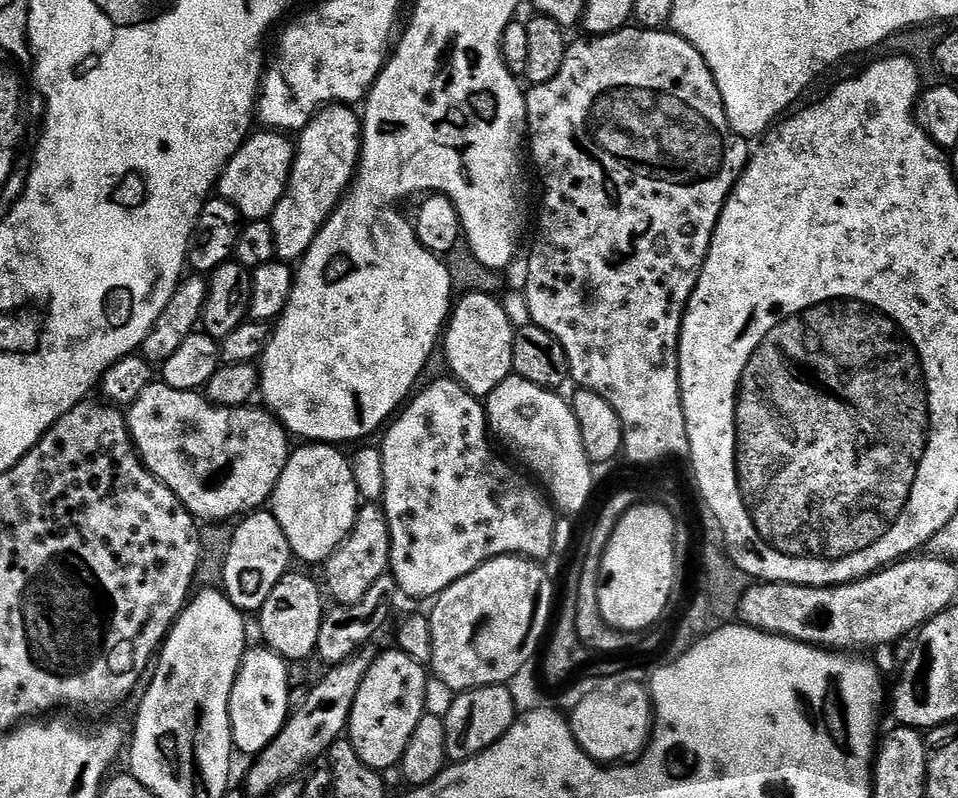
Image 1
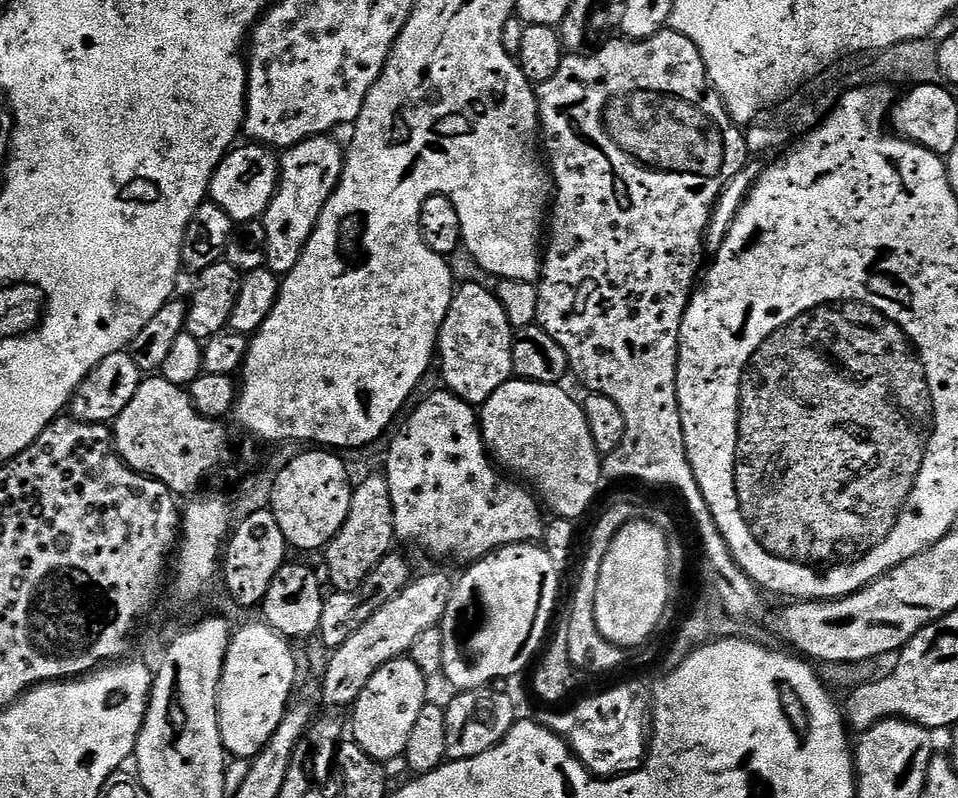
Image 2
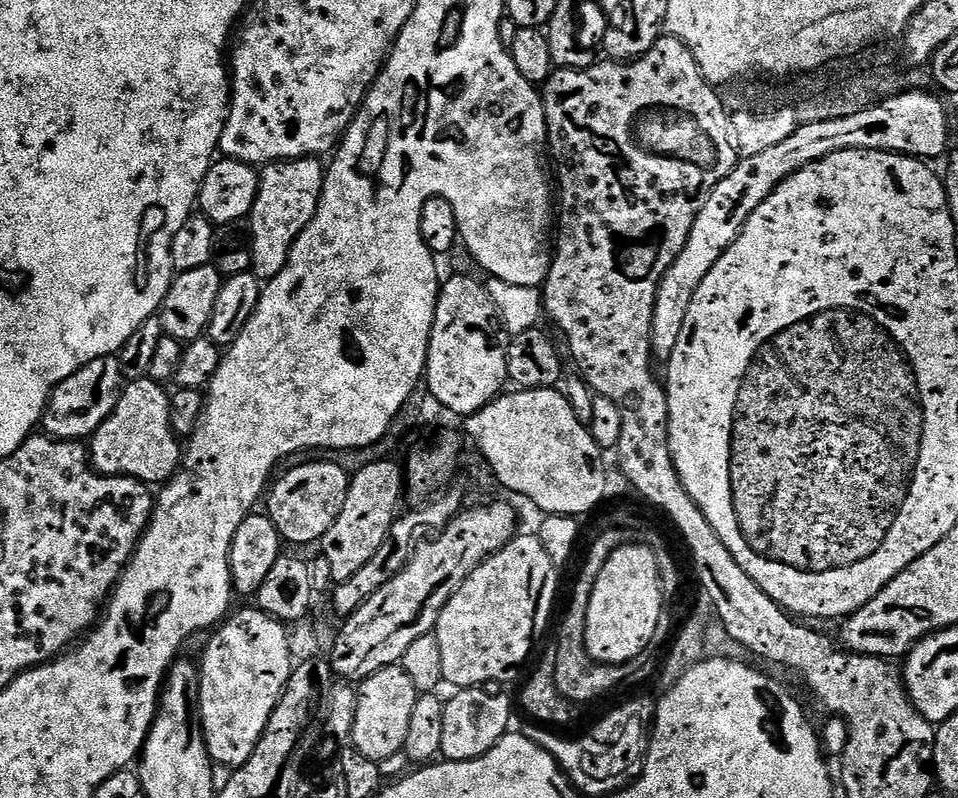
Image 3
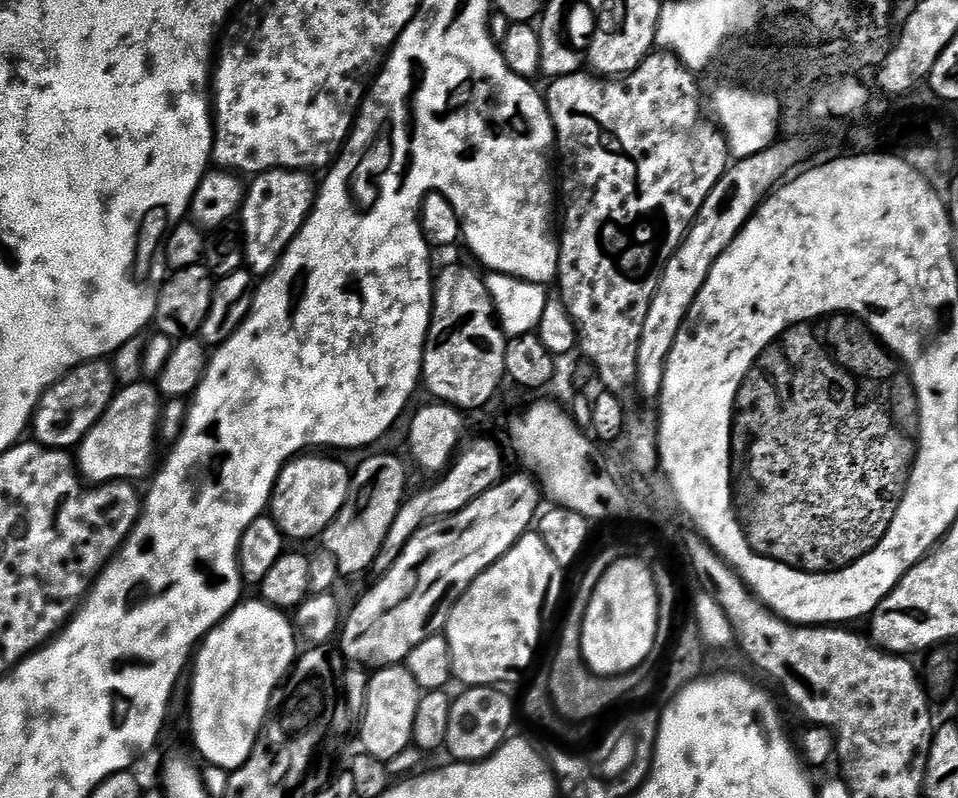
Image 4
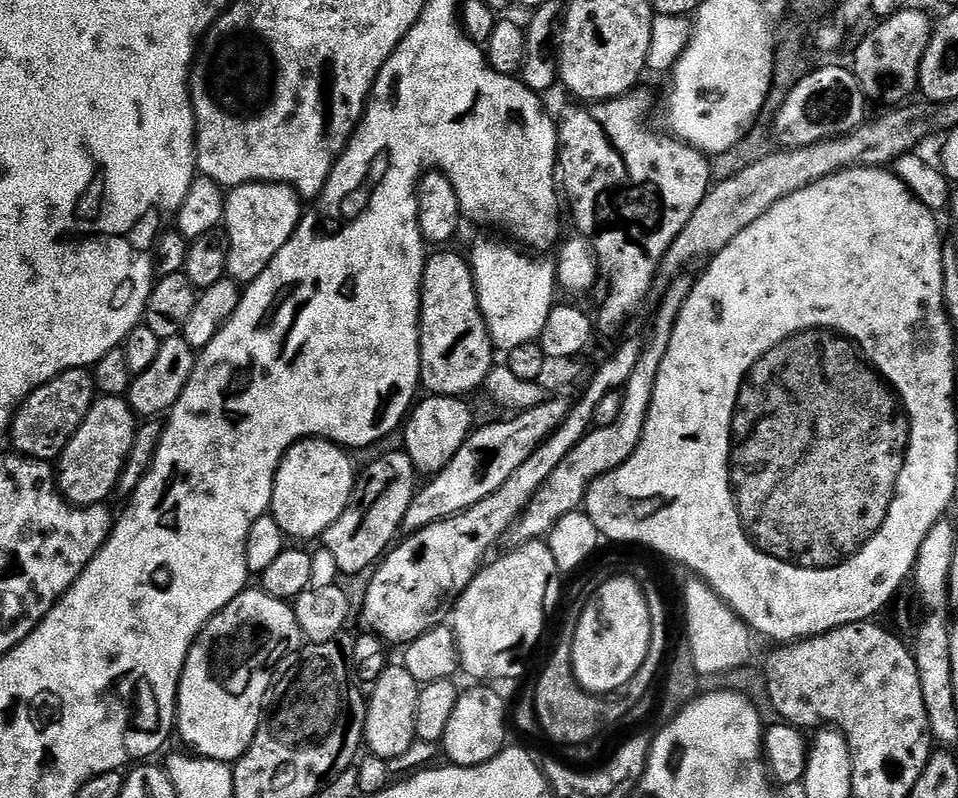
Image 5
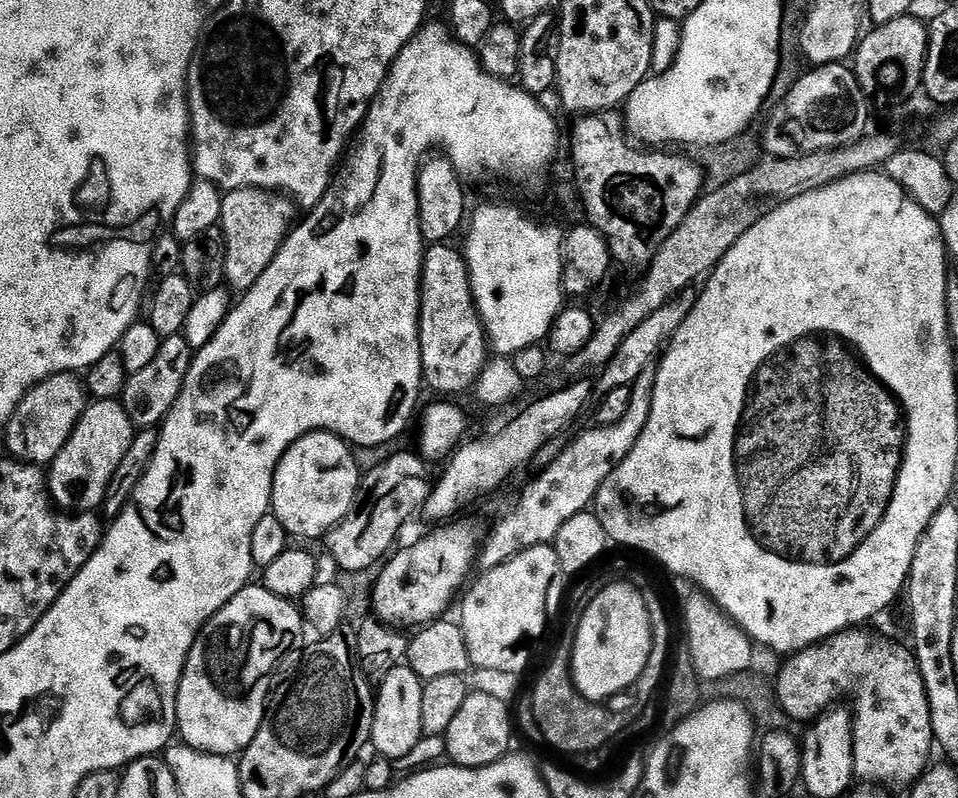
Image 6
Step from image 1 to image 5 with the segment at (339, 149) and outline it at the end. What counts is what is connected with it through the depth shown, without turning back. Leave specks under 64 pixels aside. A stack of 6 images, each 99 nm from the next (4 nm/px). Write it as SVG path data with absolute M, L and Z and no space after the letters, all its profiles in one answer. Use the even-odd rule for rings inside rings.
M243 184L231 189L224 201L223 231L228 233L230 241L230 258L228 259L228 276L241 286L247 286L270 266L272 259L286 246L286 242L296 233L296 227L300 225L302 209L300 209L302 197L295 188L288 184Z

